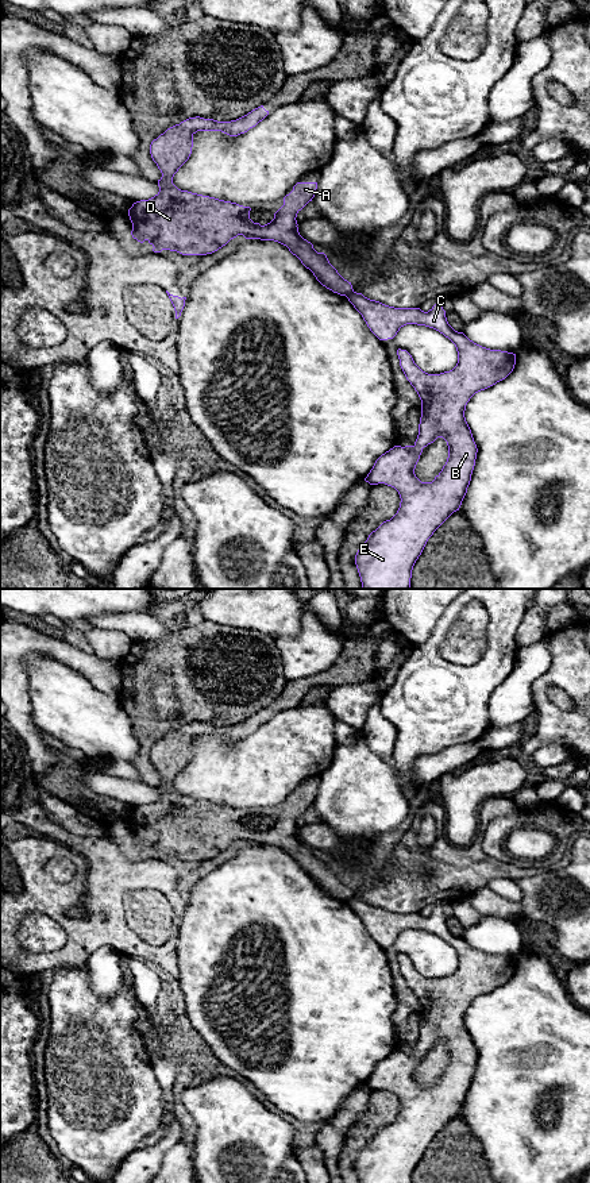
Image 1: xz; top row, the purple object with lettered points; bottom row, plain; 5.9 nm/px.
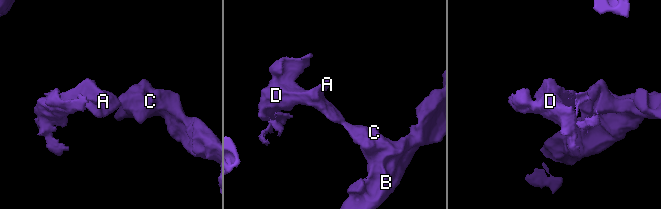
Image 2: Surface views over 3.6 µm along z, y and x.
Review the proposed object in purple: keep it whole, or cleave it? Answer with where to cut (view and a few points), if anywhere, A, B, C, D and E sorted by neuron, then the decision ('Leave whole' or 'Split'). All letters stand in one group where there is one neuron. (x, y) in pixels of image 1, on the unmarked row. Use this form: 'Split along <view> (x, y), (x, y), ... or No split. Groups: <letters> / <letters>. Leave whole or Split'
Split along xz (353, 896), (346, 901). Groups: A D / B C E. Split

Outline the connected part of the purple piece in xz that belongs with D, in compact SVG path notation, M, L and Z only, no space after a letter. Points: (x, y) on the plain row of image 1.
M261 710L231 727L189 722L154 744L150 759L162 778L159 797L149 805L134 808L128 814L131 840L140 848L147 845L154 858L170 855L182 860L212 859L238 840L274 845L286 851L323 891L347 902L354 897L351 887L298 837L297 818L315 802L317 787L297 787L284 802L284 810L274 818L274 824L265 831L250 824L250 812L181 795L173 789L174 779L192 759L197 736L221 736L238 741L267 720L269 716Z

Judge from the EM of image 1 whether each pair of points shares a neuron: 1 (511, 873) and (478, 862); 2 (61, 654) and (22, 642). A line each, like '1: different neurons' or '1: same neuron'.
1: same neuron
2: same neuron

